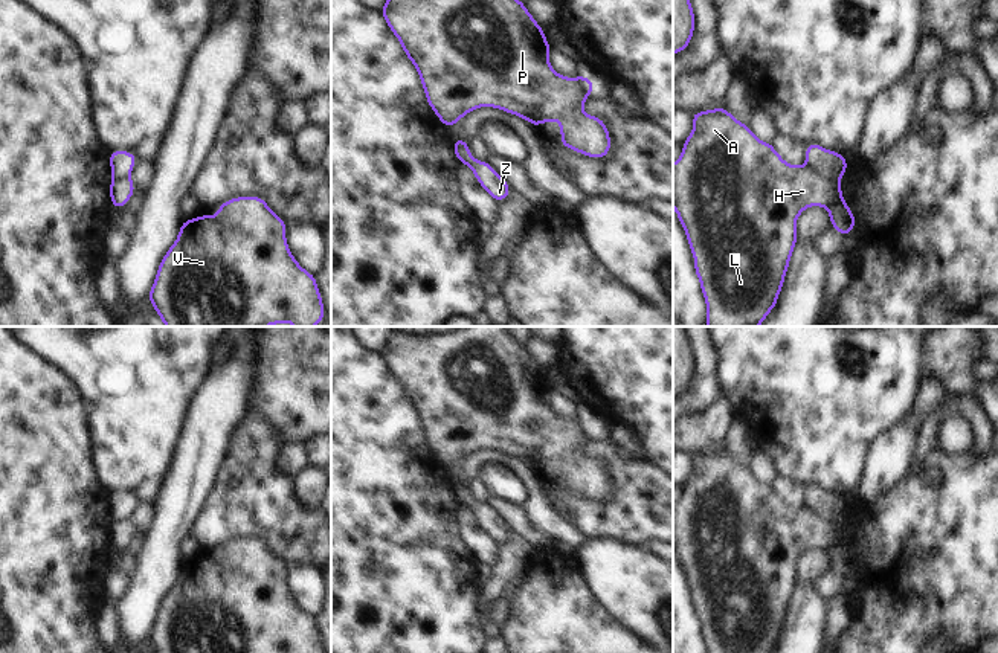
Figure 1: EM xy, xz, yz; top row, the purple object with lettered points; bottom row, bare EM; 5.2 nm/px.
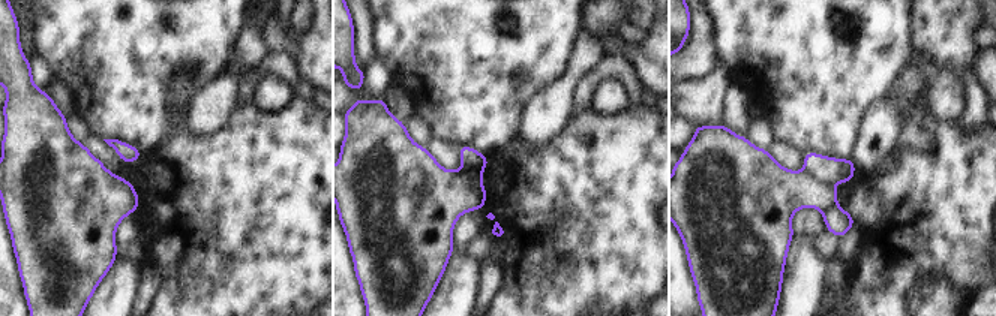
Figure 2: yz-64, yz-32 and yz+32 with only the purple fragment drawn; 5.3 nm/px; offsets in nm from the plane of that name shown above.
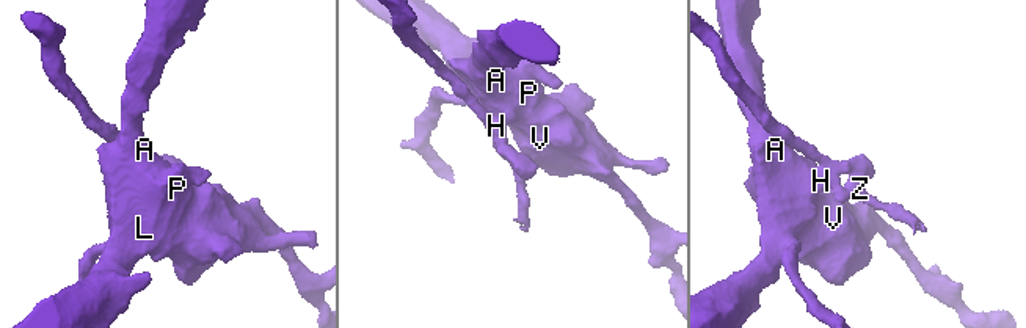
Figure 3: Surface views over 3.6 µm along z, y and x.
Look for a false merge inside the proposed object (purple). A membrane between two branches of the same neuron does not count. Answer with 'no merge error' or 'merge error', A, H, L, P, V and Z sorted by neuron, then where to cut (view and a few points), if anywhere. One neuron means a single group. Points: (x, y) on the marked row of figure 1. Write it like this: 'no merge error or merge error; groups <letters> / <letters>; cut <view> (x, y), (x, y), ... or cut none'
merge error; groups A H L P V / Z; cut yz (808, 164), (824, 177), (833, 180)

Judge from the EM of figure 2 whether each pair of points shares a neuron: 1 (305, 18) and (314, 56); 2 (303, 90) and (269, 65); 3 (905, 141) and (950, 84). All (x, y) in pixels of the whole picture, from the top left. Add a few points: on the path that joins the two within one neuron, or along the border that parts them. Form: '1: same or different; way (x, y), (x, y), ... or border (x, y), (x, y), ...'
1: different; border (315, 15), (315, 20), (305, 33)
2: different; border (302, 78), (296, 89), (299, 96)
3: different; border (921, 95), (914, 104), (911, 116), (903, 123)

